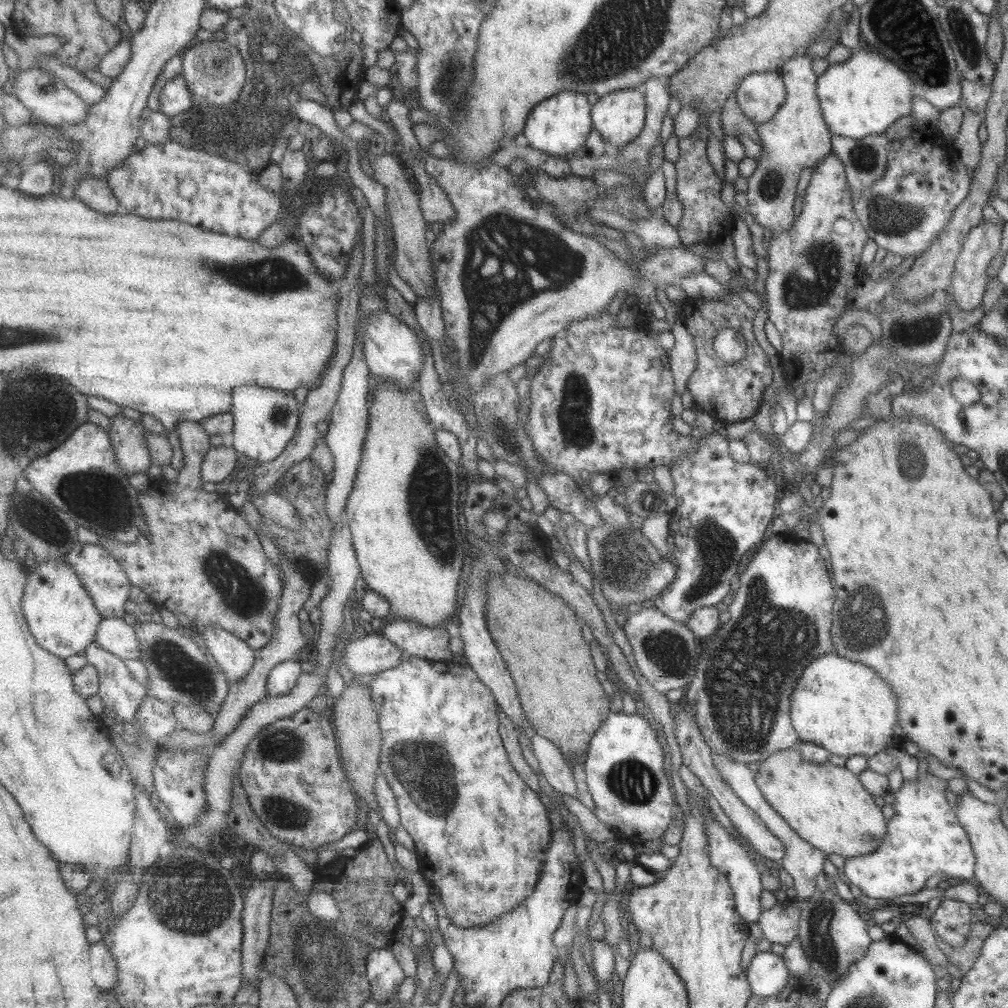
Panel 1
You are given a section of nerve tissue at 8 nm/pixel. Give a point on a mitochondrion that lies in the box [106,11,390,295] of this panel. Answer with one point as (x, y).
(259, 114)

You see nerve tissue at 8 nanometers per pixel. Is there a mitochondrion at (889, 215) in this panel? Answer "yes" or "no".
yes

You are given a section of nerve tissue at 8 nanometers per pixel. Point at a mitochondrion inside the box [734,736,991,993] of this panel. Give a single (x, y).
(822, 947)

